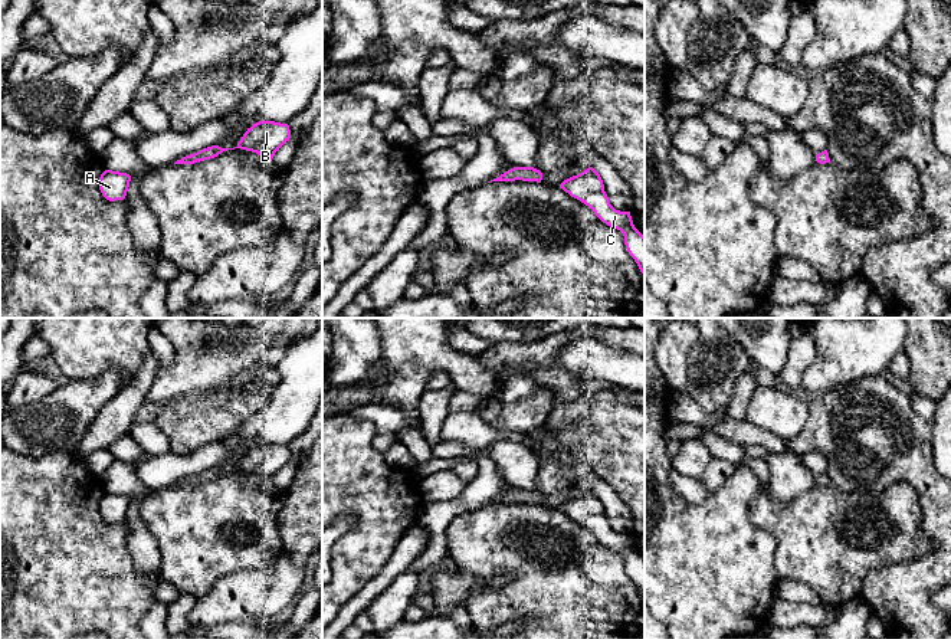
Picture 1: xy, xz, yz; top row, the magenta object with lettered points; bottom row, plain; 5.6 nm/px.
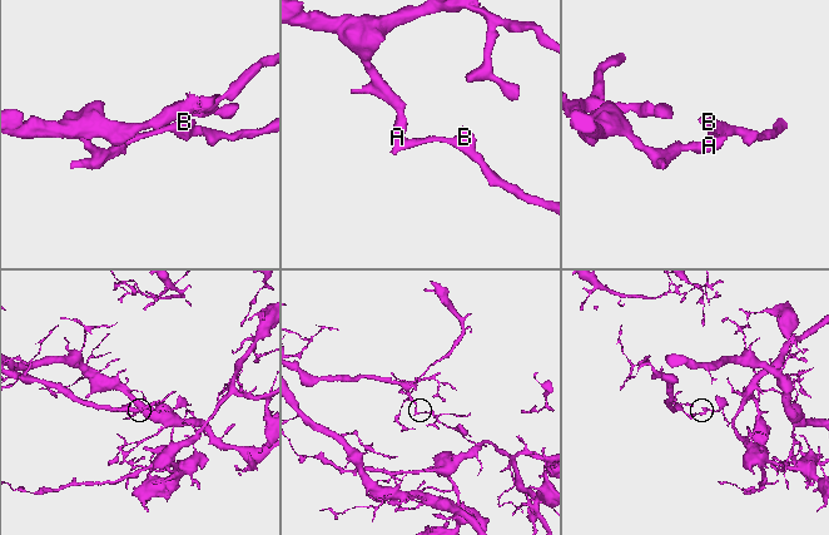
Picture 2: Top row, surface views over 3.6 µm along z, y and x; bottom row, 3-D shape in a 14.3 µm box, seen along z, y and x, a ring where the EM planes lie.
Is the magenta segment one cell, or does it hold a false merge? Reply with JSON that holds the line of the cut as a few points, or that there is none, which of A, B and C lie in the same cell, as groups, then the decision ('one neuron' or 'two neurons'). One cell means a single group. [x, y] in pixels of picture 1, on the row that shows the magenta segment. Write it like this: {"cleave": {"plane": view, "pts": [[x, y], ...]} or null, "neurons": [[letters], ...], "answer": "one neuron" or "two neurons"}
{"cleave": {"plane": "xz", "pts": [[514, 167], [517, 179]]}, "neurons": [["A"], ["B", "C"]], "answer": "two neurons"}

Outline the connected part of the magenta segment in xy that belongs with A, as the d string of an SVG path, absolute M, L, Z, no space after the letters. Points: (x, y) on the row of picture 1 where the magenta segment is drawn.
M105 170L99 177L99 190L109 200L124 200L129 187L131 176L127 173Z

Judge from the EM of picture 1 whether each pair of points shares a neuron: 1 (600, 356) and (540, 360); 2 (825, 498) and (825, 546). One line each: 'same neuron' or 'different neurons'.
1: different neurons
2: same neuron

